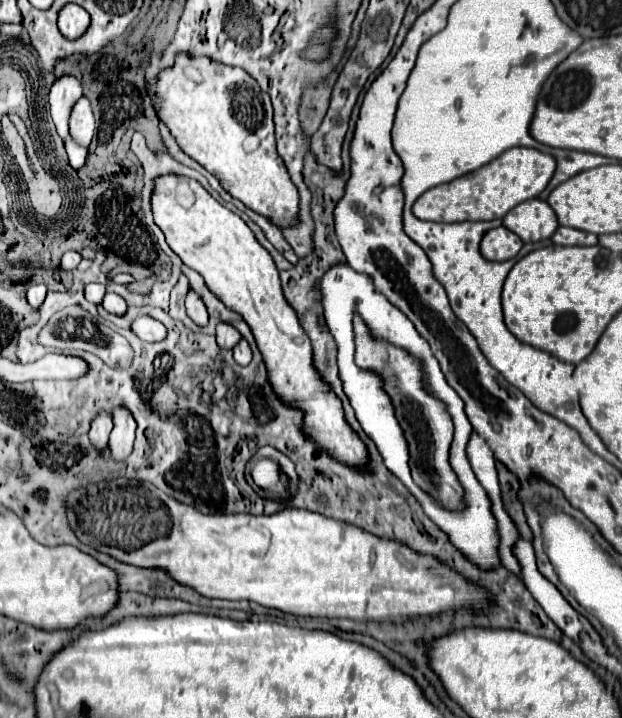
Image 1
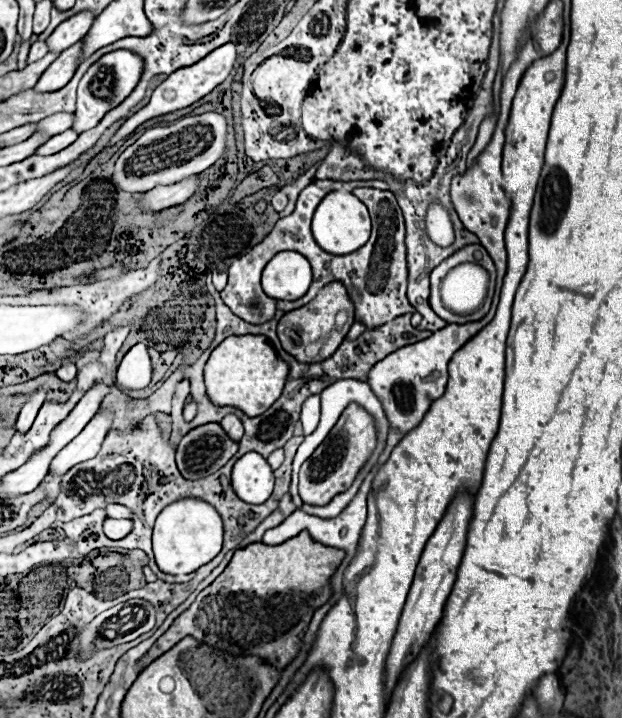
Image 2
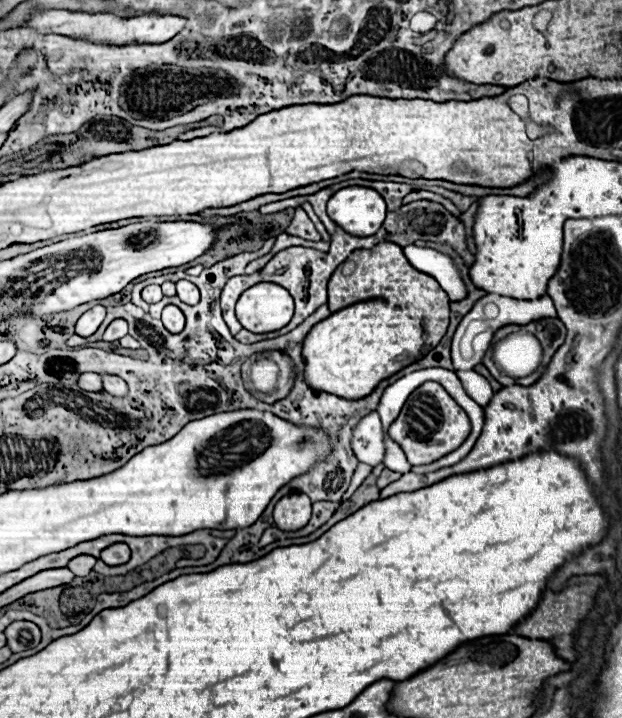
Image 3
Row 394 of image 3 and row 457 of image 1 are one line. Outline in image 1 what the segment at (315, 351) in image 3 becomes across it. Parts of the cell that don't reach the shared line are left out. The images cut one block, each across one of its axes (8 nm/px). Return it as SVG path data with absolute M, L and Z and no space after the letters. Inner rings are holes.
M178 174L154 178L150 208L156 226L164 232L168 246L180 260L196 270L206 280L206 286L248 322L268 368L270 384L284 402L306 414L304 422L308 436L332 452L332 456L344 460L344 464L364 464L364 456L368 456L364 442L346 424L340 400L330 392L324 380L320 380L320 374L312 364L310 338L302 330L292 306L284 300L276 264L258 244L246 222L214 200L200 182ZM210 258L216 258L214 274Z

